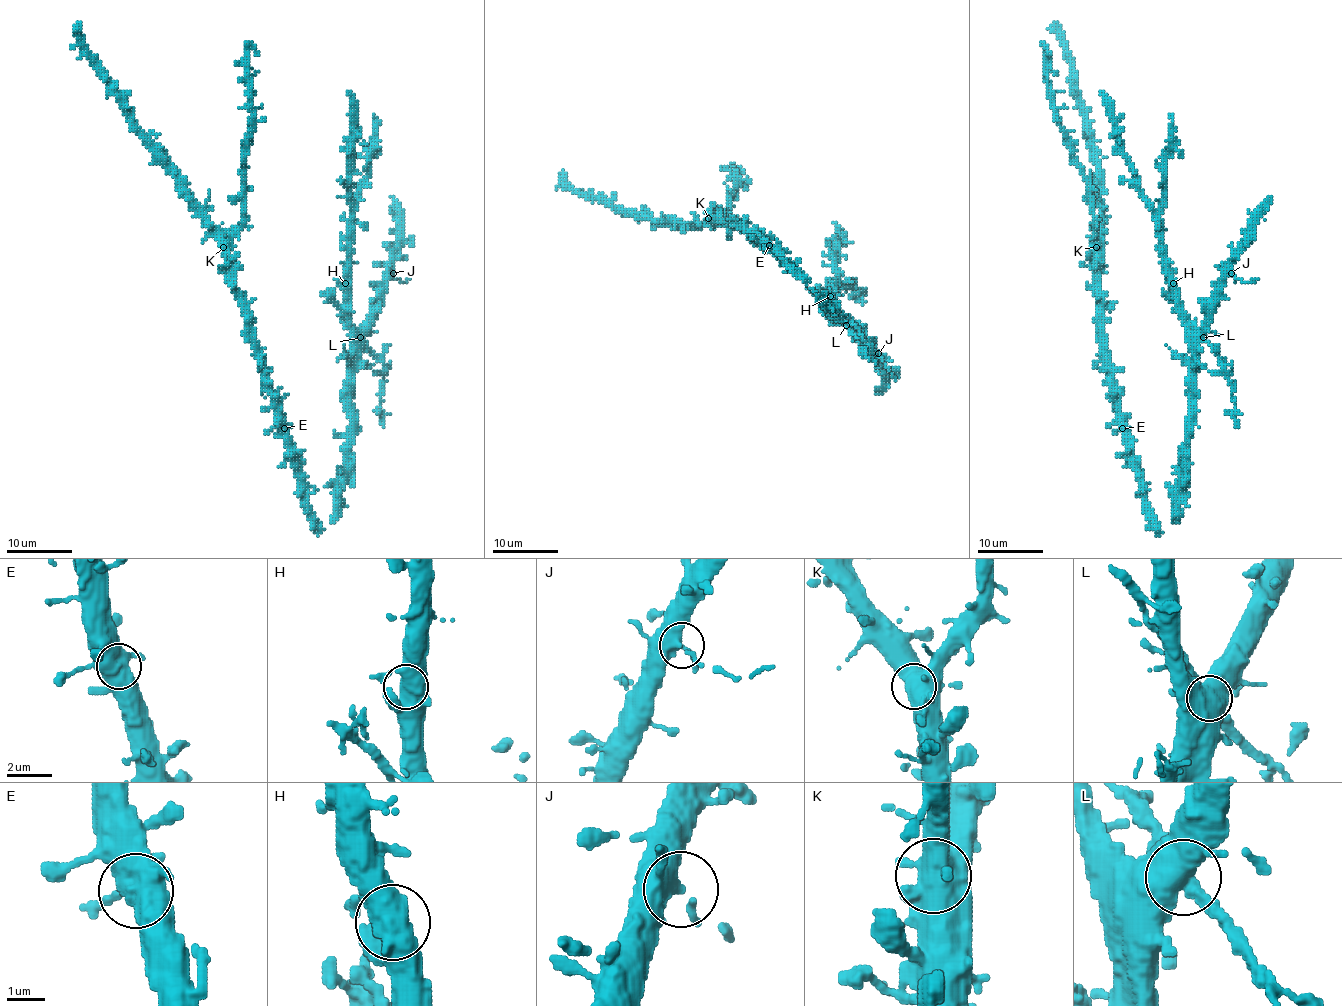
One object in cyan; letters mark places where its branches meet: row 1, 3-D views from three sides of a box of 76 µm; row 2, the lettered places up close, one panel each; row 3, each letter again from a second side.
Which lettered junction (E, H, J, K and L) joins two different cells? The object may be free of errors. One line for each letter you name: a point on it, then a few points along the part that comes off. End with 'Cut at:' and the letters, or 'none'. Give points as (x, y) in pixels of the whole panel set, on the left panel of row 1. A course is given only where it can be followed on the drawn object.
L: (360, 337) | (360, 337), (383, 362), (379, 400), (384, 428)
Cut at: L

